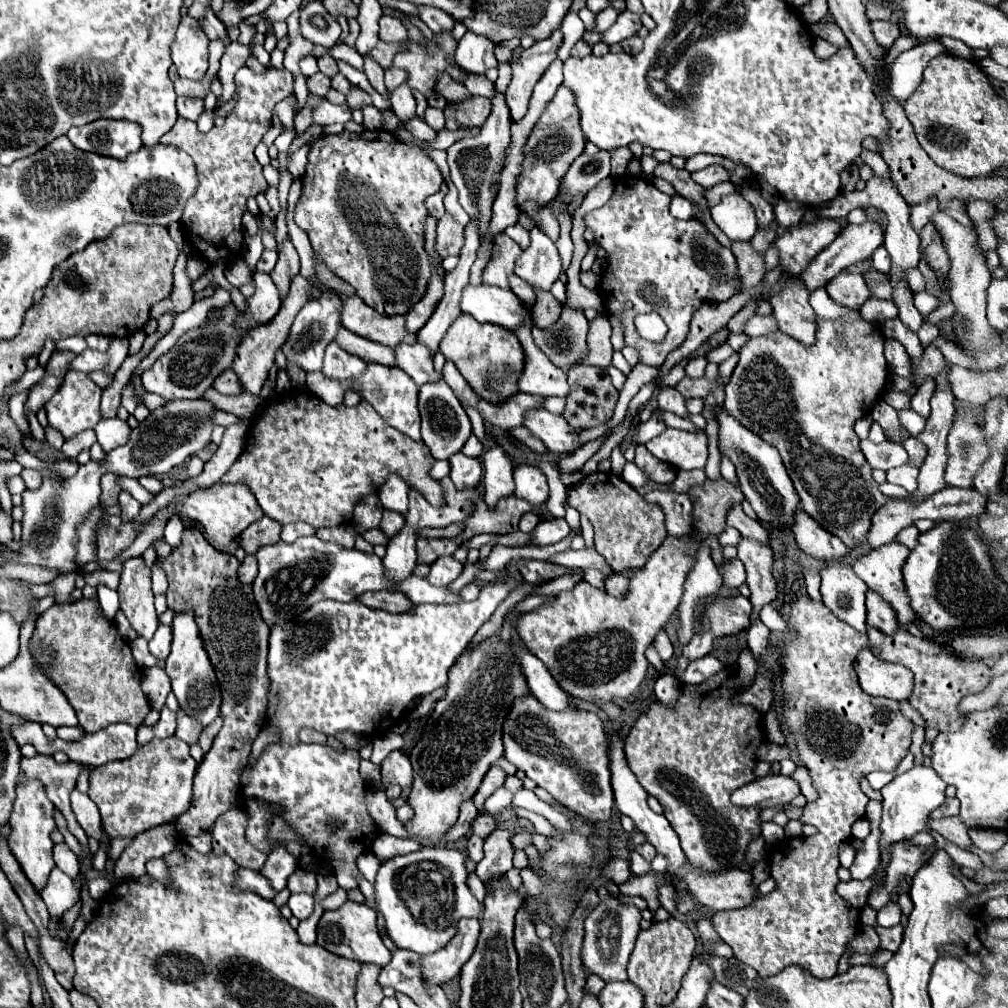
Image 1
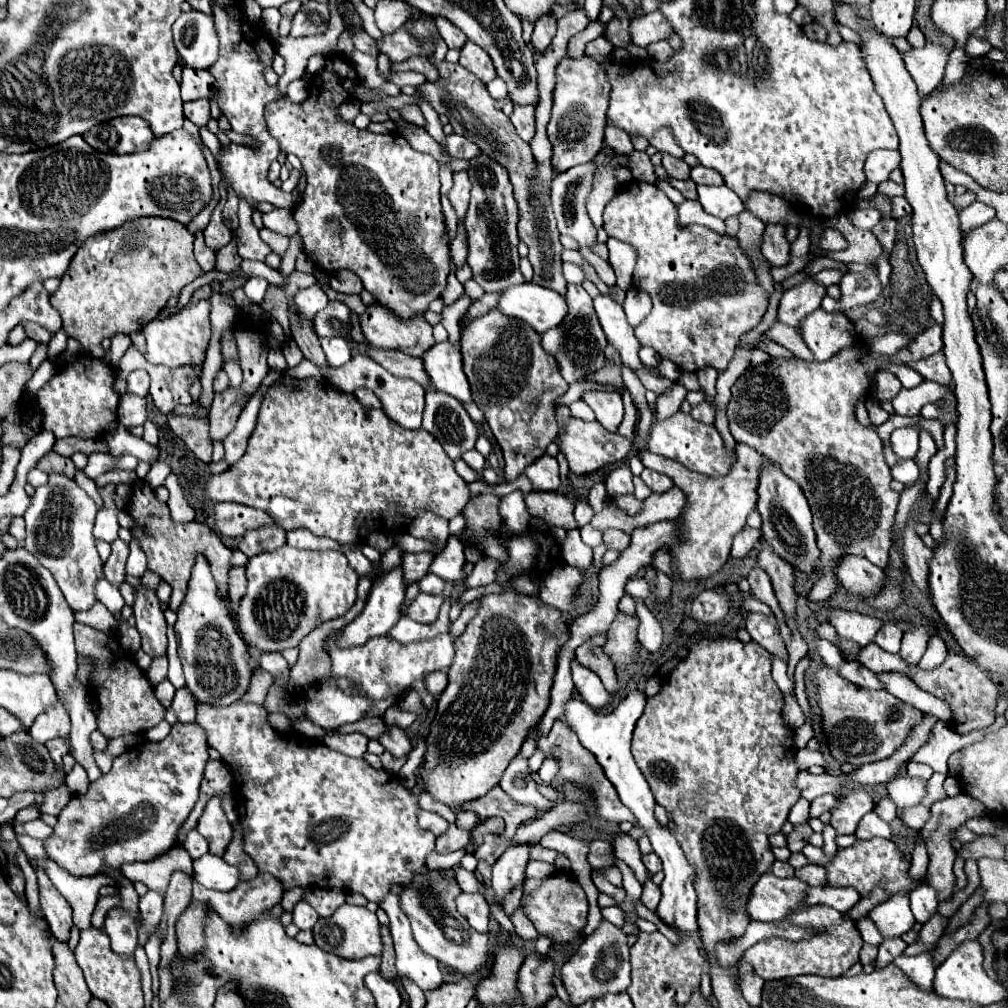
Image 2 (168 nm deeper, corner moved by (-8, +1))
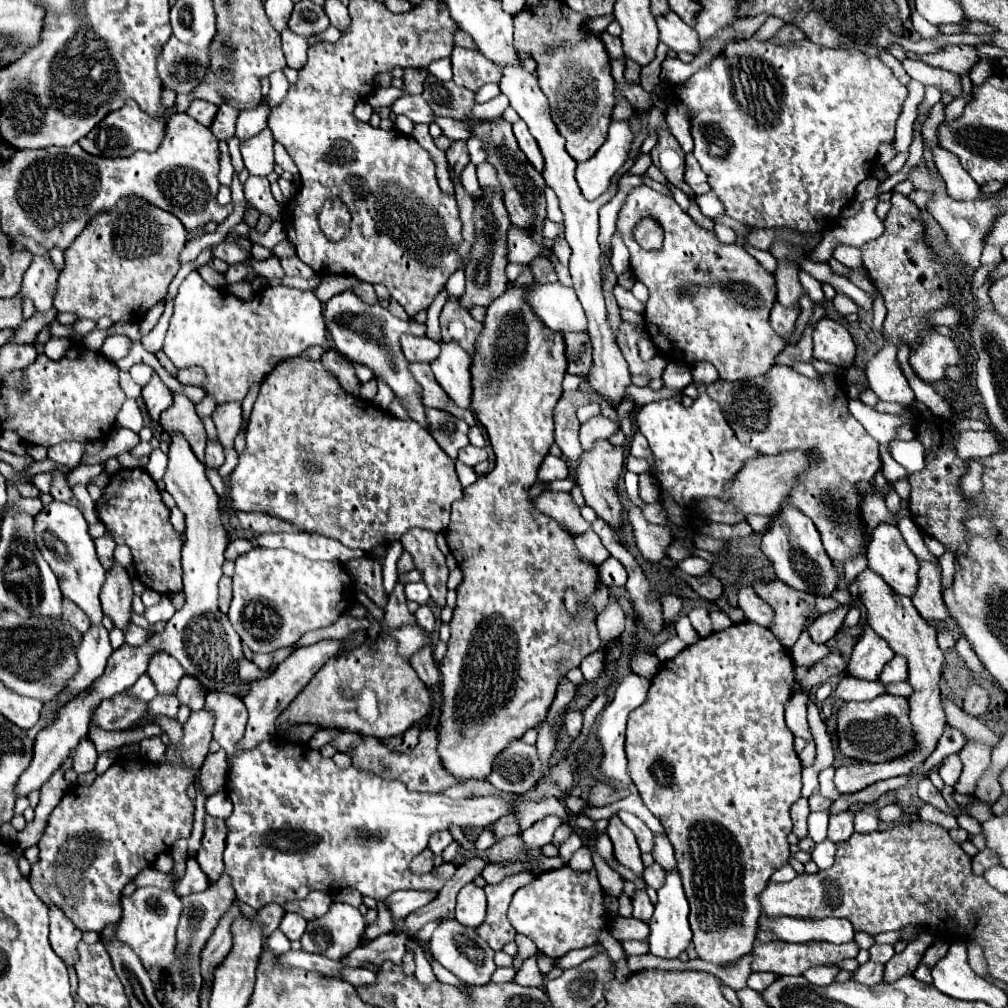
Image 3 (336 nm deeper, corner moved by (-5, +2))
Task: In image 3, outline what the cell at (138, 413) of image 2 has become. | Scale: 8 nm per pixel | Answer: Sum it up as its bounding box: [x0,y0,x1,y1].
[120,372,140,400]

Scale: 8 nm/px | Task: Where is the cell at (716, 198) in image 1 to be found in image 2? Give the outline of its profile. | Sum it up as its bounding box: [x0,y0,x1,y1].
[697,185,745,219]

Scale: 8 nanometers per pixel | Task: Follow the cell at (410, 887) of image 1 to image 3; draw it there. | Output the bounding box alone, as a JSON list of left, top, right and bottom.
[430,920,494,986]

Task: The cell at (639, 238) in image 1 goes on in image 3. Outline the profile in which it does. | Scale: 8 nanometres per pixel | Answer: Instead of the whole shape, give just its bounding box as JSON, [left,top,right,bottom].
[618,186,786,382]

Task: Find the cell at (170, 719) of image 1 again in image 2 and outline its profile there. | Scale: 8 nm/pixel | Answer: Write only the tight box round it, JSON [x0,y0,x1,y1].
[171,687,197,723]

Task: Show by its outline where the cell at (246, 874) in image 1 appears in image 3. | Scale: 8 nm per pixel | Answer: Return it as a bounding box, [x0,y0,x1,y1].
[174,858,208,896]

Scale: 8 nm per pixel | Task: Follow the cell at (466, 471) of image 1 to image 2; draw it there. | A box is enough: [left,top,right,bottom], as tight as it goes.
[463,449,485,473]

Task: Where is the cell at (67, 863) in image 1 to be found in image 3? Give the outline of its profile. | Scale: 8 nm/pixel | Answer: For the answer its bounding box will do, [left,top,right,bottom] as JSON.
[30,708,214,932]

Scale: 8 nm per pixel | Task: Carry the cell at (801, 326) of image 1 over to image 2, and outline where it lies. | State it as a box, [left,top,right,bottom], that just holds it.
[801,311,855,361]

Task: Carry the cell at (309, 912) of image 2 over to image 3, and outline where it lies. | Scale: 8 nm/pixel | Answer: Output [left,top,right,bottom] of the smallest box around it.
[278,914,306,940]

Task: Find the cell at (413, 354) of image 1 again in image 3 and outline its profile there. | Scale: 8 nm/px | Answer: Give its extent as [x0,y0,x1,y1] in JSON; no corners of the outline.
[432,344,472,408]

